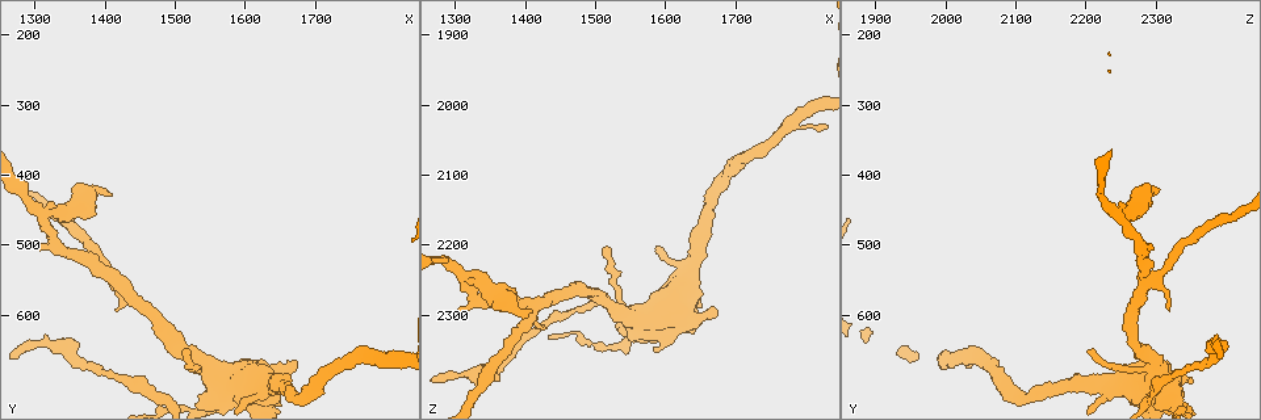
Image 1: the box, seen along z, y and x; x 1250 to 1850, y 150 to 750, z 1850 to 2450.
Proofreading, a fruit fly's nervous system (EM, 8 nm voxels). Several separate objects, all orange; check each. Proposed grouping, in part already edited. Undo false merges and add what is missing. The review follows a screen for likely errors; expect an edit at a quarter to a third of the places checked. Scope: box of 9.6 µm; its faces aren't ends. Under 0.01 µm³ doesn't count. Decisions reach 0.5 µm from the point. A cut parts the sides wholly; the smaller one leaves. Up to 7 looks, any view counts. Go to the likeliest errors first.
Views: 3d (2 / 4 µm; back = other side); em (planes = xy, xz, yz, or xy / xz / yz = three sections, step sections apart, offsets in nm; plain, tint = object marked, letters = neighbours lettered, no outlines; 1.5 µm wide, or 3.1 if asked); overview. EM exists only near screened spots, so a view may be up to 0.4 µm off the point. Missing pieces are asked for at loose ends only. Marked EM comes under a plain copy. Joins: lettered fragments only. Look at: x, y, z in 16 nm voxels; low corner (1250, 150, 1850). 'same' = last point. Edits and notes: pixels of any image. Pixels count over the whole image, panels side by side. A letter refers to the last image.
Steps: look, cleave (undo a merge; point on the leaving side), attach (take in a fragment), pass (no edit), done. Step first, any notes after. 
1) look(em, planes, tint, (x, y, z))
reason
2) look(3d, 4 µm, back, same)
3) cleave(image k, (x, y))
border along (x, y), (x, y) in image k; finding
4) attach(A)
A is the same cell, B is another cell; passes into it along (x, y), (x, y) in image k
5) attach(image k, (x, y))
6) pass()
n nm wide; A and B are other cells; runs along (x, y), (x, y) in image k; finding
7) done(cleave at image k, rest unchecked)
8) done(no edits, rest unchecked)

look(em, planes, tint, (1315, 455, 2240))
a fork

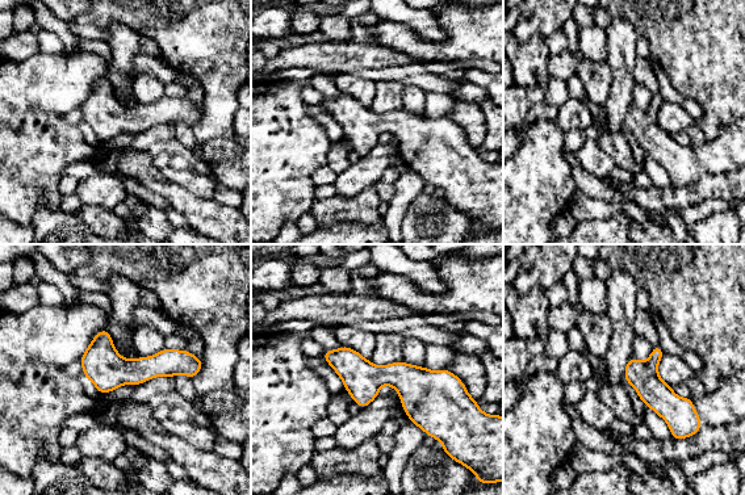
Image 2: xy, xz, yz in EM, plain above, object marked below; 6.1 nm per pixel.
look(em, planes, letters, same)
see the neighbours

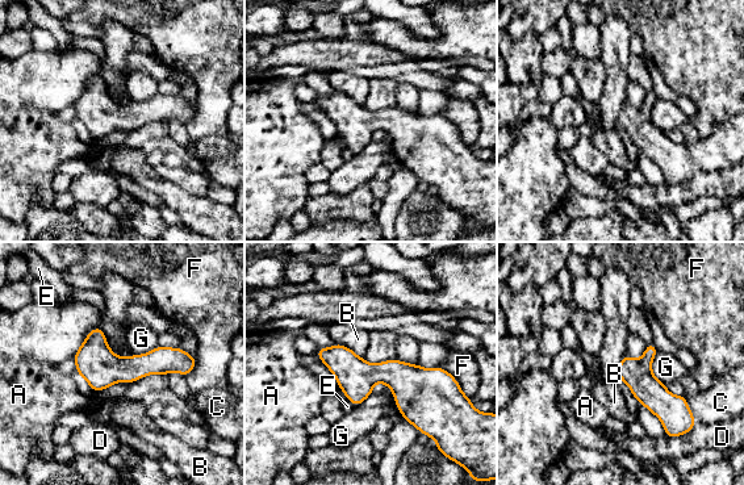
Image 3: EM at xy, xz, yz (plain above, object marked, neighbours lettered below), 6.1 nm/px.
pass()
180 nm wide; A, B, C, D, E, F and G are other cells; one cell here

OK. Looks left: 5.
look(3d, 2 µm, (1415, 545, 2285))
side arm on a straight run

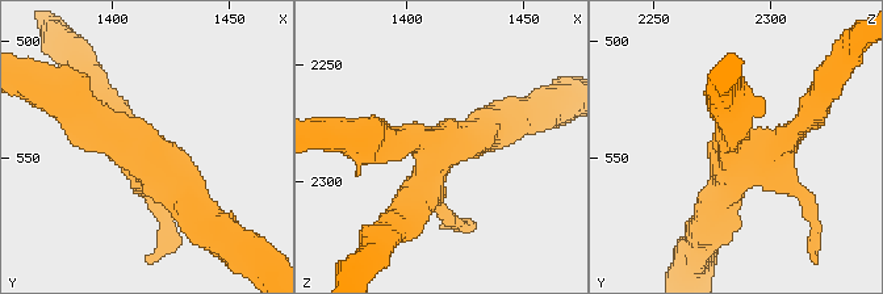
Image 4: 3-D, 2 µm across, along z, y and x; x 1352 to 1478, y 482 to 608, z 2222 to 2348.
look(em, xz, step 4, tint, (1415, 548, 2283))

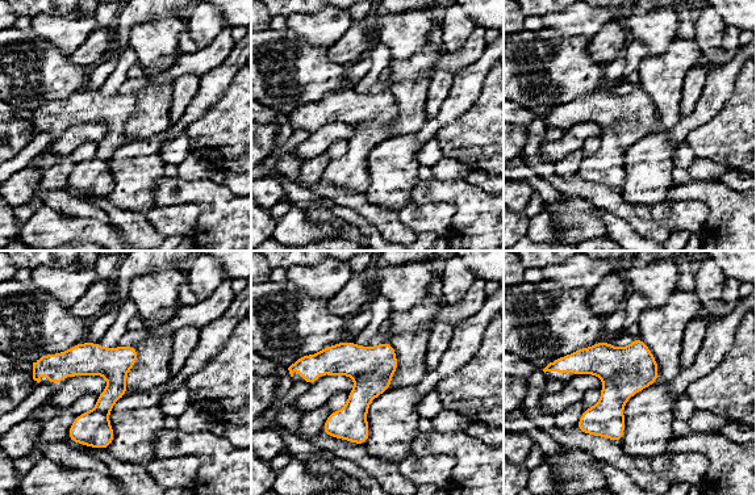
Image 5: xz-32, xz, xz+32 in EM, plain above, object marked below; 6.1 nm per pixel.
look(em, planes, letters, same)

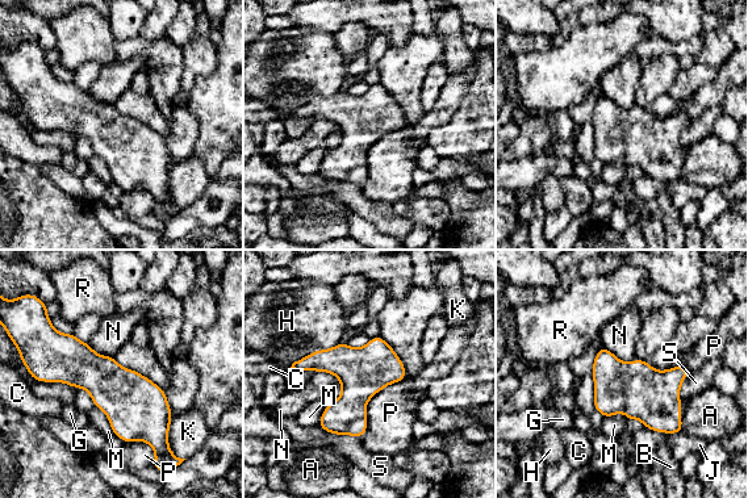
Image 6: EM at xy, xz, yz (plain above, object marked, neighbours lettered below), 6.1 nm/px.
pass()
A, B, C, G, H, J, K, M, N, P, R and S are other cells; border along (95, 406), (104, 413), (113, 432) in image 6; continuous, no second cell

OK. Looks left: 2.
look(em, planes, tint, (1365, 670, 2375))
calibre changes

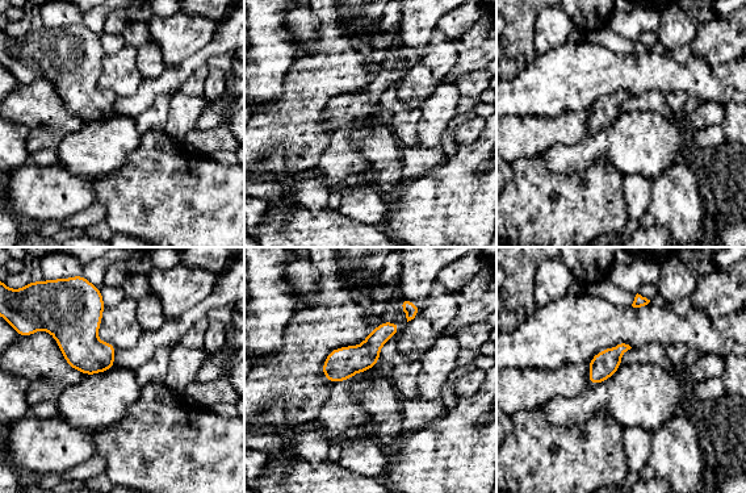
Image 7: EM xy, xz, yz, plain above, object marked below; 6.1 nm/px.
look(em, planes, letters, same)
see the neighbours

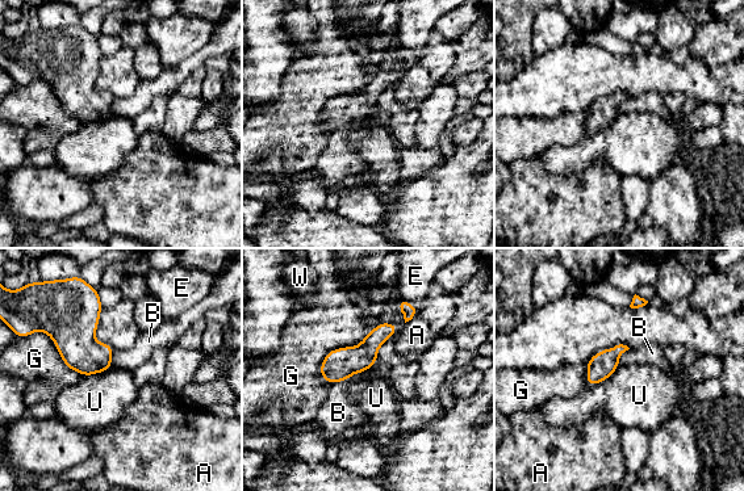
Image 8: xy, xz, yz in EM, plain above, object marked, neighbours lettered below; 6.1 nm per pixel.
pass()
A, B, E, G, U and W are other cells; runs along (393, 327), (356, 359), (322, 370) in image 8; one cell here

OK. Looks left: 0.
done(no edits, rest unchecked)

